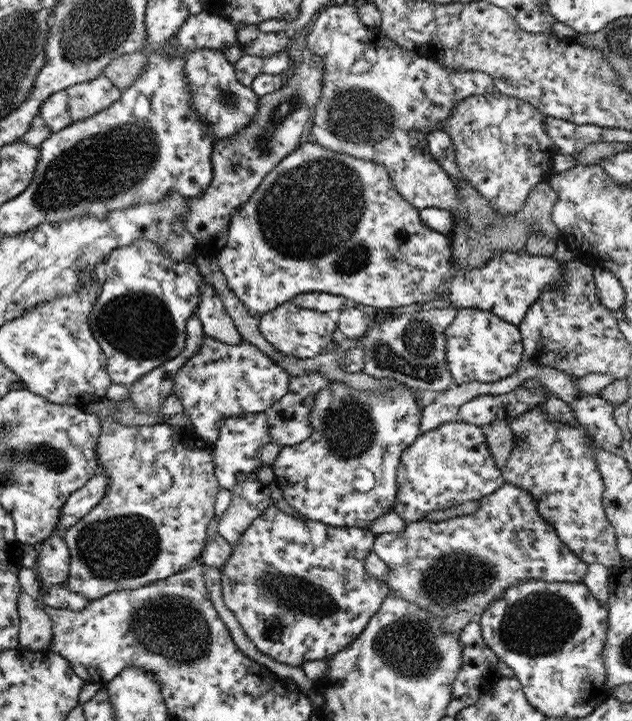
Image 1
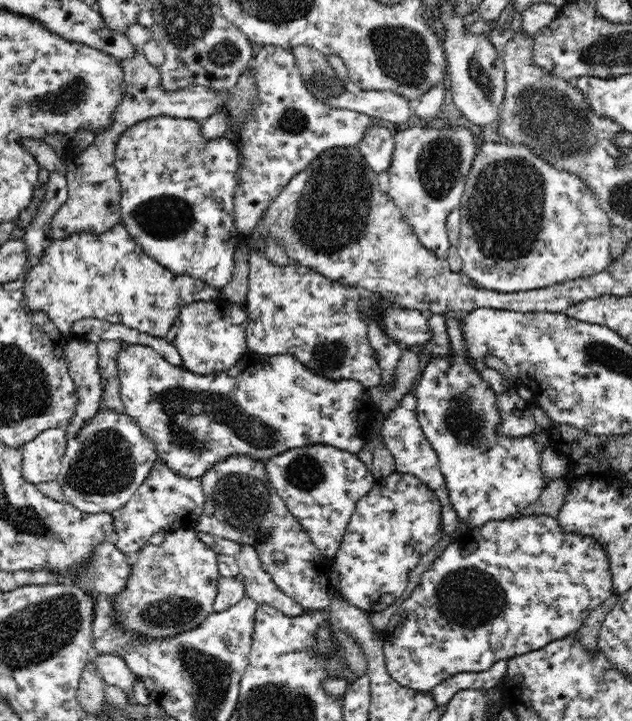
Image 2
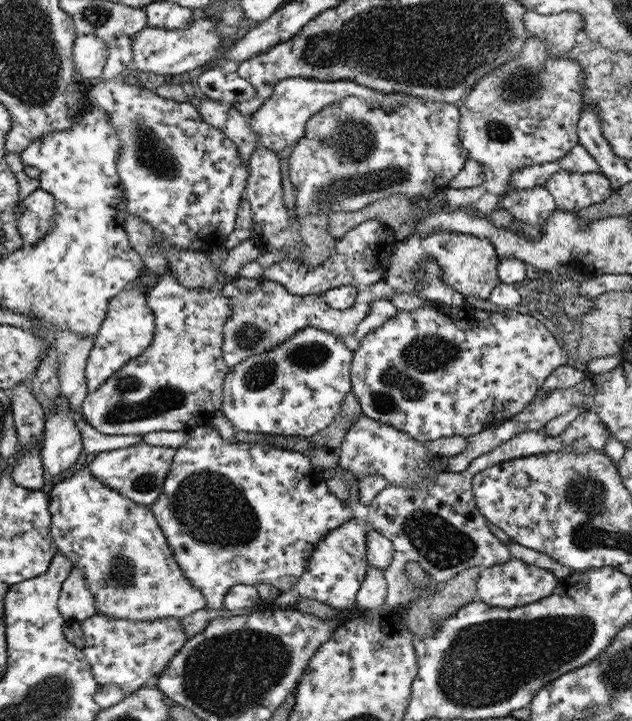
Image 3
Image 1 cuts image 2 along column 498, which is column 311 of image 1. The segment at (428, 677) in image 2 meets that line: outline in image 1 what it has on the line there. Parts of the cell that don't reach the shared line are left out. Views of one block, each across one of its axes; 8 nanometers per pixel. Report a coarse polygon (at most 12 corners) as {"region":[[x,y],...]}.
{"region":[[268,506],[220,569],[261,654],[300,667],[390,592],[369,528]]}

